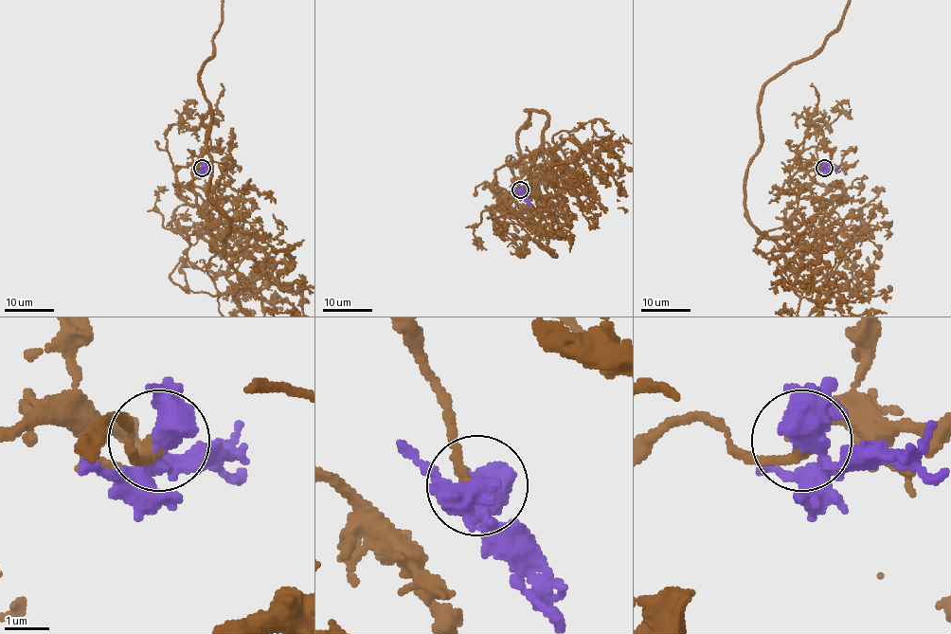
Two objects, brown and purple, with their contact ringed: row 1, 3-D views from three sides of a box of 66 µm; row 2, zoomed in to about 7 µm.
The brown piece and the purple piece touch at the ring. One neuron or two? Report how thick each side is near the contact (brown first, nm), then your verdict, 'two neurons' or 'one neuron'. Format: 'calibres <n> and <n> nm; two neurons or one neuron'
calibres 280 and 440 nm; one neuron

